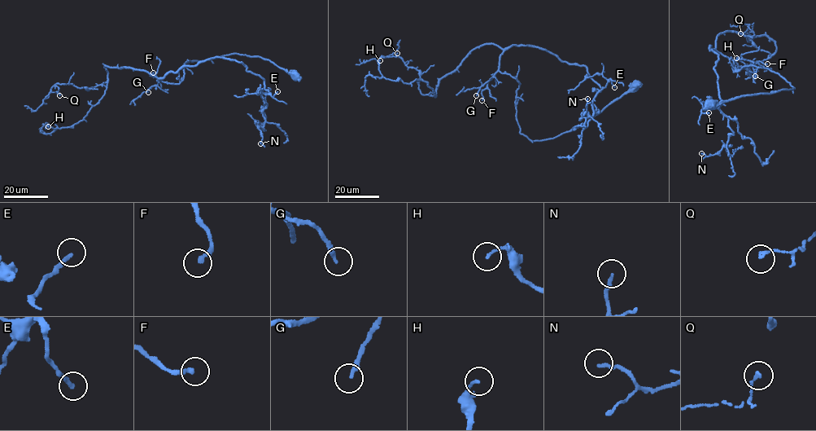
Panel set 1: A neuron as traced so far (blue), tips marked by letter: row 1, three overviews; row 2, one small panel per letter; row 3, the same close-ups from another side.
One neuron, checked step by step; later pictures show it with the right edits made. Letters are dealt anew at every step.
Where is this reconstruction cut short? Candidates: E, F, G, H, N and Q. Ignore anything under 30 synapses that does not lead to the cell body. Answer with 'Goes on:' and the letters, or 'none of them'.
Goes on: F

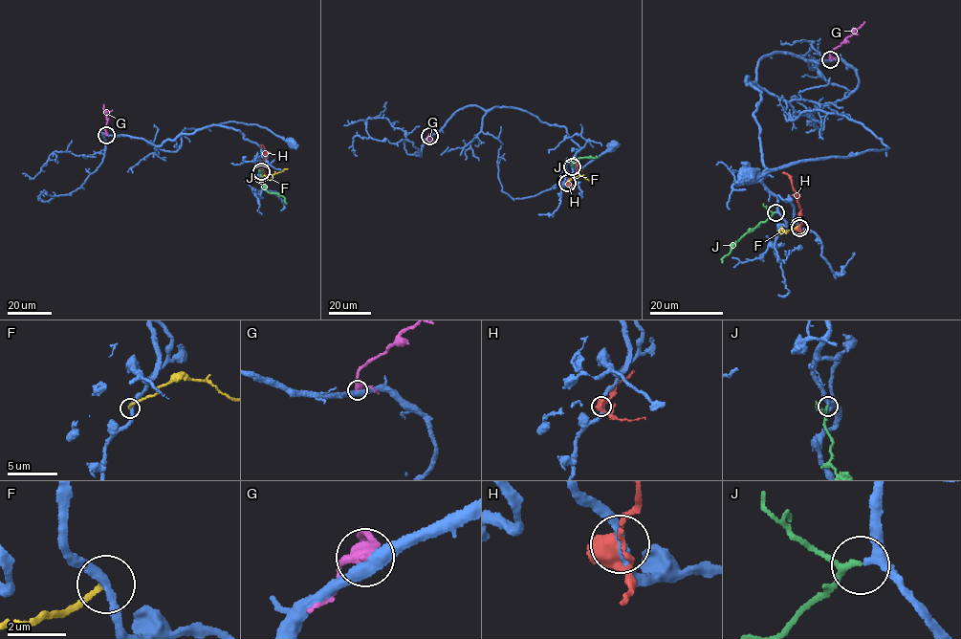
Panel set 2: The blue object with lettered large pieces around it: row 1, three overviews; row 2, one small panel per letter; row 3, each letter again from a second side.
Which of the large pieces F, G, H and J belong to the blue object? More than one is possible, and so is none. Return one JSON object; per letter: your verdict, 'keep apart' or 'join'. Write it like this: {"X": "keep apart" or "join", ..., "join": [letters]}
{"F": "keep apart", "G": "keep apart", "H": "keep apart", "J": "join", "join": ["J"]}

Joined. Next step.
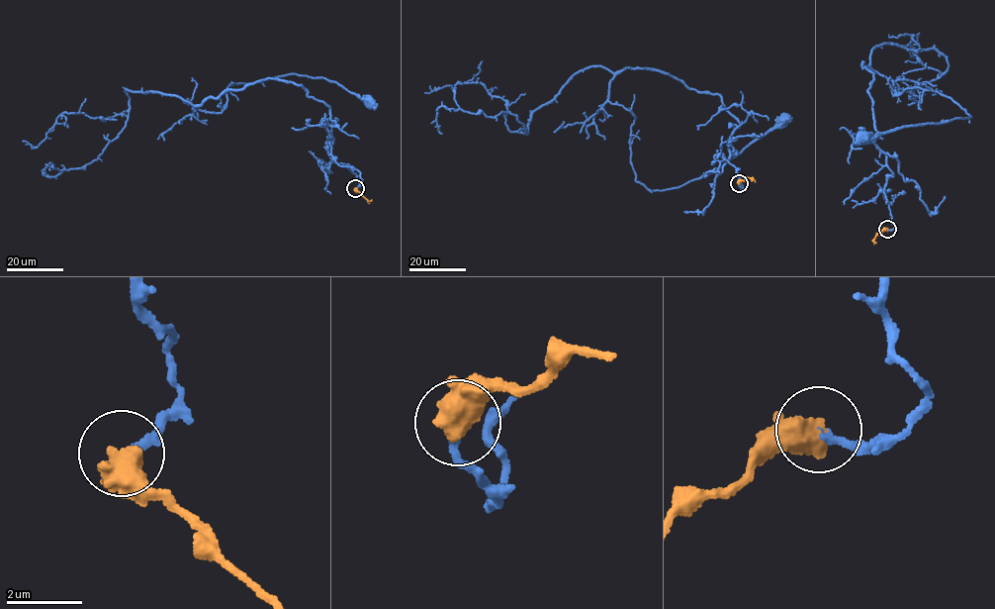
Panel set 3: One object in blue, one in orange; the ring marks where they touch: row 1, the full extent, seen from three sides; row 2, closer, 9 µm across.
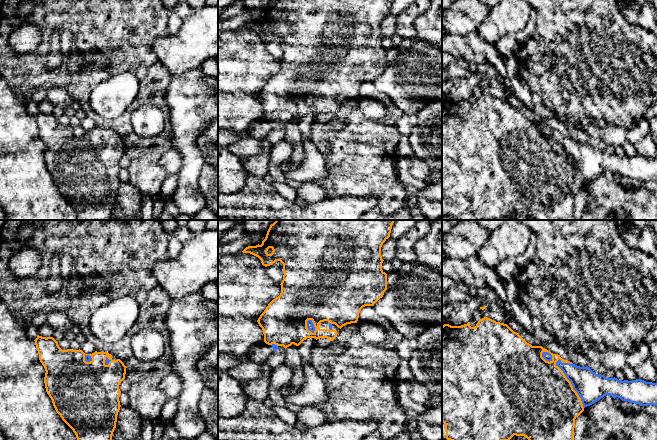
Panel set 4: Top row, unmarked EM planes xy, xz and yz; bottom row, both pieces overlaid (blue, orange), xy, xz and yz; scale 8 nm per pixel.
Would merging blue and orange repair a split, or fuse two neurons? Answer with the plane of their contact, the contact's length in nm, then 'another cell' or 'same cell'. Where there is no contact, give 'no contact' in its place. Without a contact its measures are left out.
contact in yz; length 440 nm; same cell

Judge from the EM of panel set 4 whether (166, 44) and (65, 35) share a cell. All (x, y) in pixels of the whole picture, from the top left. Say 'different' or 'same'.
different

